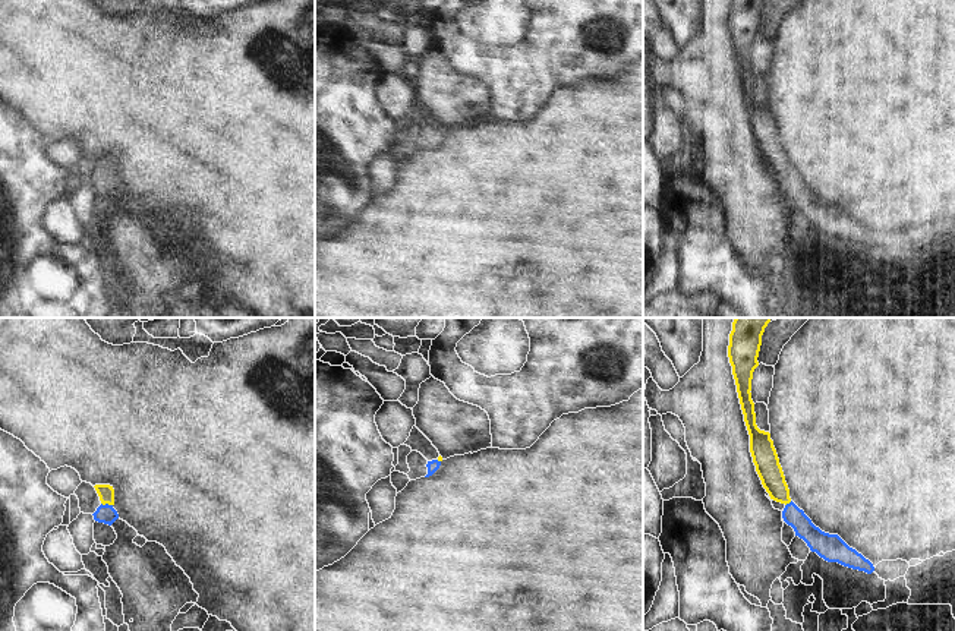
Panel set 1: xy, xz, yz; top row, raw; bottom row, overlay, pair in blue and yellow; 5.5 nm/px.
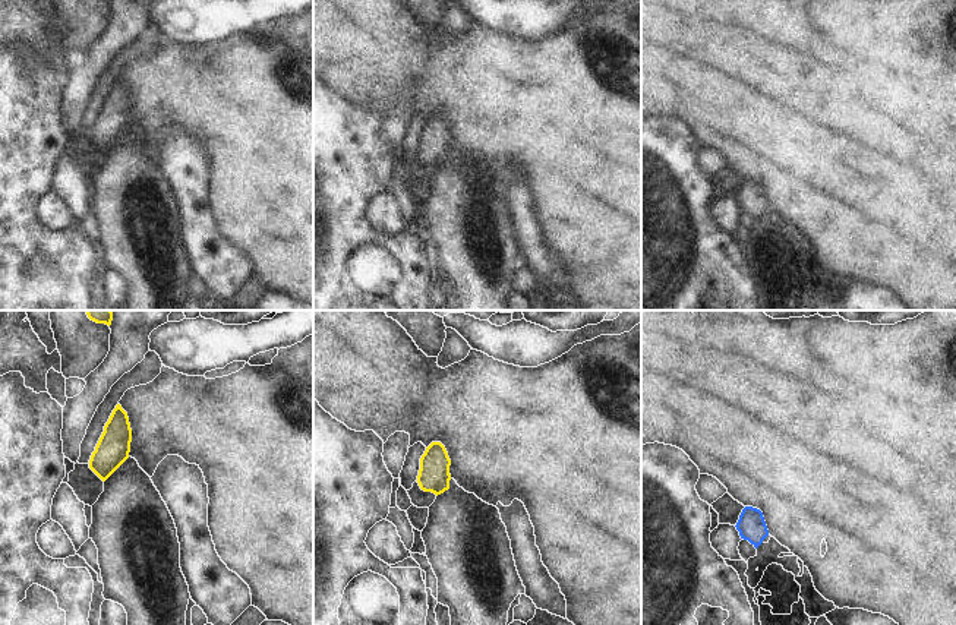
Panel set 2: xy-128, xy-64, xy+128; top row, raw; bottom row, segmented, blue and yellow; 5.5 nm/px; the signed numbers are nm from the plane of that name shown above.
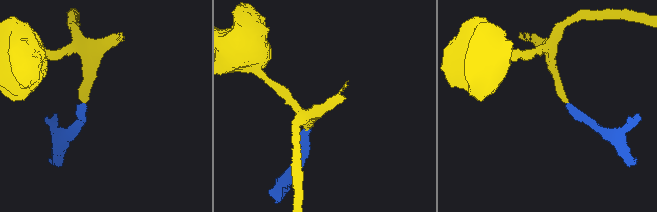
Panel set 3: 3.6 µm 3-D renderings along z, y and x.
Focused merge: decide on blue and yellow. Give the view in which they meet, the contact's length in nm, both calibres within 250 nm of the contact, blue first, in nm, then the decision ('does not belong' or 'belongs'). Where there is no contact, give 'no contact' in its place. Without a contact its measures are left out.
meets blue in xy; contact 70 nm long; 100 nm thick on the blue side, 90 nm on the other; belongs

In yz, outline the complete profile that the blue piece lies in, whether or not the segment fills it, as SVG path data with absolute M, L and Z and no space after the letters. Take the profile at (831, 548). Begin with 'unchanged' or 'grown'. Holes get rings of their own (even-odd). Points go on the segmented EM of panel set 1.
grown; M735 318L729 334L728 357L750 435L750 452L756 471L770 499L785 505L784 521L791 526L795 536L803 539L811 552L828 562L872 574L873 564L855 549L850 548L838 534L829 534L816 527L811 520L789 498L782 467L770 433L760 430L756 425L754 403L751 400L753 372L759 366L757 357L762 335L770 318Z

